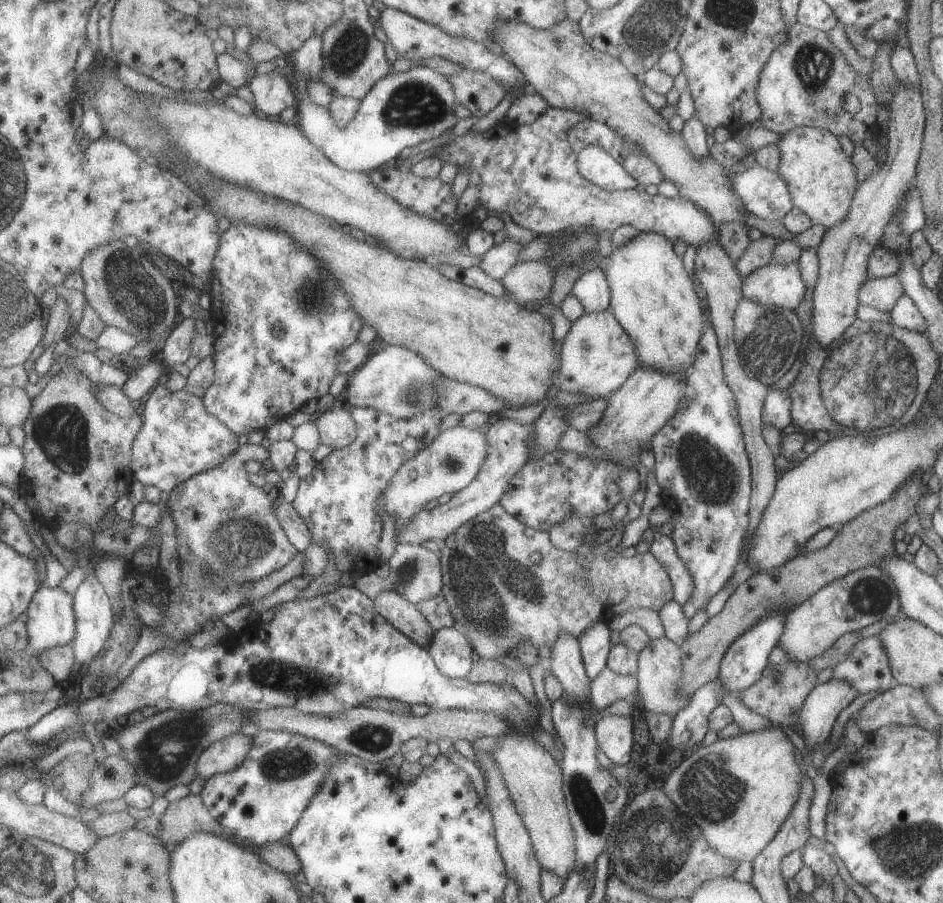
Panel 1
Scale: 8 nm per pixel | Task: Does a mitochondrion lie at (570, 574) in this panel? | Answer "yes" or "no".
no

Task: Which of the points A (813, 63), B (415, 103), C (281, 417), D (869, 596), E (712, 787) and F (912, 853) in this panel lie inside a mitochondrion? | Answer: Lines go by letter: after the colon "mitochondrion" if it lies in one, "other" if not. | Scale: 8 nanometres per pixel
A: mitochondrion
B: mitochondrion
C: other
D: mitochondrion
E: mitochondrion
F: mitochondrion

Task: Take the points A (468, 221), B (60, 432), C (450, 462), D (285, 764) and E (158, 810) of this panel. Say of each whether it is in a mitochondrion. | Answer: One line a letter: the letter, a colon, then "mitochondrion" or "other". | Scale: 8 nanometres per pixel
A: other
B: mitochondrion
C: mitochondrion
D: mitochondrion
E: other

